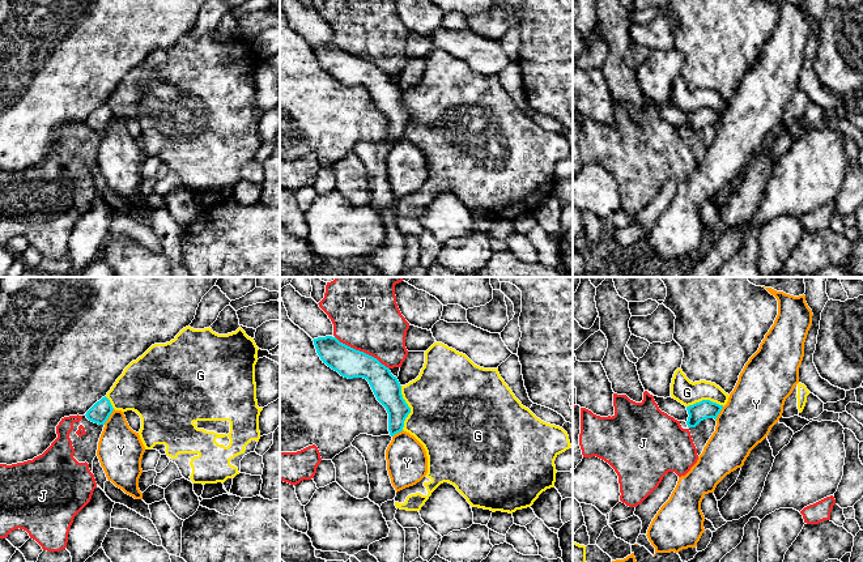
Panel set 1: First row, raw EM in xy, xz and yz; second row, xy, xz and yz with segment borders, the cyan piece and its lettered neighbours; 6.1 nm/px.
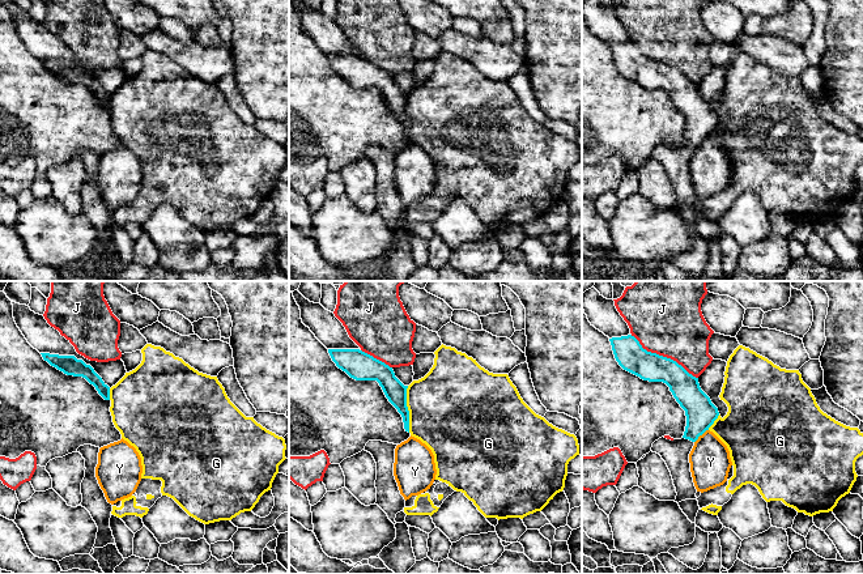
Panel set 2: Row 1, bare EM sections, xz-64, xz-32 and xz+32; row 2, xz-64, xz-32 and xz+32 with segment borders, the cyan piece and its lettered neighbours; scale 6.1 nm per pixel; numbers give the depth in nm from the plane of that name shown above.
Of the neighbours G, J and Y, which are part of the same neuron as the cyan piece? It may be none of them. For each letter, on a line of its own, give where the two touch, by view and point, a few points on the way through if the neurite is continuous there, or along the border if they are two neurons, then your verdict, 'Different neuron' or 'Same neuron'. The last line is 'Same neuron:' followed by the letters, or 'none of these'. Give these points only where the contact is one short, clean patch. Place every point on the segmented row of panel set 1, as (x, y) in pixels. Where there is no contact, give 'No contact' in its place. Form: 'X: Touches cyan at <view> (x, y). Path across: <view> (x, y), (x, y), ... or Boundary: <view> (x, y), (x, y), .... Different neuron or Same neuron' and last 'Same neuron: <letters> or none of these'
G: Touches cyan at xz (409, 408). Boundary: xz (400, 386), (400, 394), (409, 408), (403, 429). Different neuron
J: Touches cyan at xz (362, 352). Different neuron
Y: Touches cyan at xy (109, 416). Boundary: xy (114, 409), (103, 424). Different neuron
Same neuron: none of these

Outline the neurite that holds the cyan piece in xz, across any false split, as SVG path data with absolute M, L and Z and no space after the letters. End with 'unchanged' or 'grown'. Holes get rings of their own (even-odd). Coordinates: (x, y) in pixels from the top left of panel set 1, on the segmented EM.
M326 336L313 341L318 355L328 367L344 378L364 378L369 382L377 400L388 413L390 435L403 431L411 408L403 399L401 386L390 369L377 358L340 342L336 337Z | unchanged

